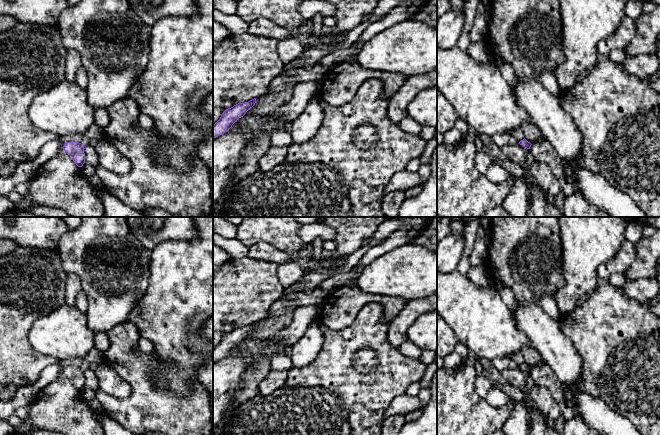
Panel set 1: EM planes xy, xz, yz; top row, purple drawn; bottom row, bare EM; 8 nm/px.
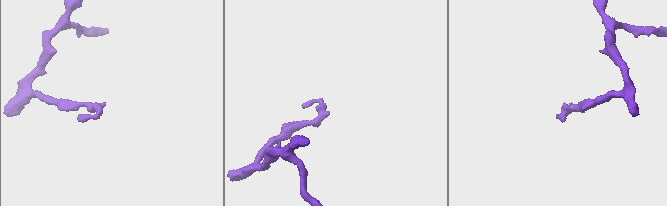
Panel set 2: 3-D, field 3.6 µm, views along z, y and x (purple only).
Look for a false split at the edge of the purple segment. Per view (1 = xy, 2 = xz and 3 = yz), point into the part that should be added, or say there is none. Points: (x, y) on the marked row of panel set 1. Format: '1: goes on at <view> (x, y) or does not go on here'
1: does not go on here
2: does not go on here
3: does not go on here

